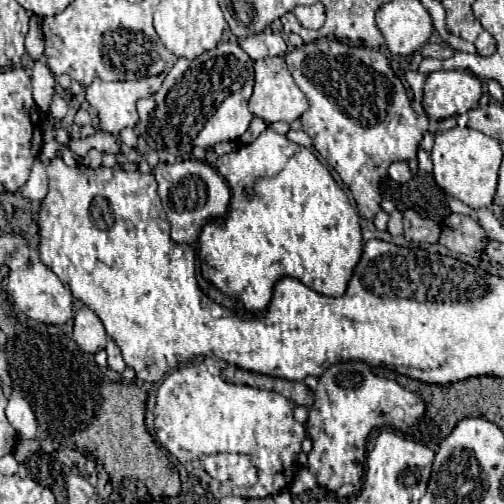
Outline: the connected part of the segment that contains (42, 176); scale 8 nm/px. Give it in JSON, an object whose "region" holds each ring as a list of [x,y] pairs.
{"region":[[[40,159],[34,161],[32,165],[32,173],[30,179],[26,181],[26,185],[22,187],[22,195],[30,201],[42,201],[44,195],[48,191],[48,179],[46,179],[46,169],[40,163]]]}

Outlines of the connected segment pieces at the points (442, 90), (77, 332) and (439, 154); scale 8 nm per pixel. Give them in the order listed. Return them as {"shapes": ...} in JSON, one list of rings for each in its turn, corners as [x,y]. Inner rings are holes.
{"shapes":[[[[434,71],[424,83],[424,111],[432,121],[462,115],[478,105],[482,83],[470,71]]],[[[82,307],[73,322],[73,339],[84,351],[98,353],[106,347],[106,329],[92,309]]],[[[454,127],[450,131],[436,135],[432,161],[434,161],[434,179],[448,195],[460,199],[462,203],[474,209],[492,205],[498,181],[498,167],[502,161],[502,149],[496,139],[470,127]]]]}

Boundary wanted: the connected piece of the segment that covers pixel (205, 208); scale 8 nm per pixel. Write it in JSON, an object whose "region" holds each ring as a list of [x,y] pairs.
{"region":[[[188,159],[188,161],[174,163],[174,165],[160,163],[154,169],[154,175],[158,181],[158,195],[162,199],[162,207],[170,221],[172,239],[176,243],[188,243],[188,245],[196,243],[204,223],[226,215],[228,201],[230,201],[230,189],[226,181],[220,179],[216,169],[210,167],[208,163],[198,161],[198,159]]]}

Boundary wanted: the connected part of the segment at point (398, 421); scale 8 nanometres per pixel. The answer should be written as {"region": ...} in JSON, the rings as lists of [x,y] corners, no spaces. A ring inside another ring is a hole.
{"region":[[[356,361],[332,365],[318,379],[314,397],[316,399],[308,411],[306,421],[306,431],[314,443],[312,451],[308,453],[308,469],[316,475],[318,485],[326,487],[328,491],[336,491],[344,483],[356,485],[362,479],[366,442],[372,429],[396,427],[406,431],[424,413],[424,403],[416,393],[406,391],[396,381],[376,377],[366,363]],[[326,413],[330,417],[326,417]]]}

